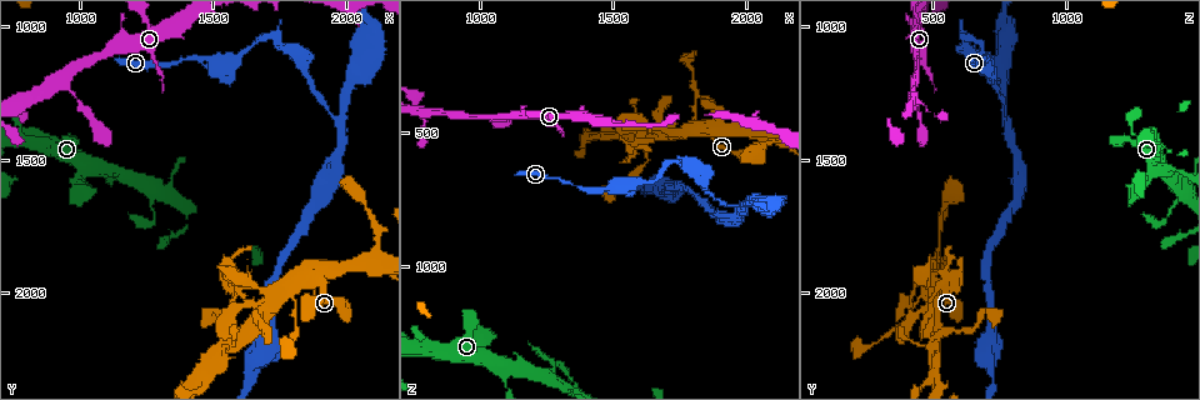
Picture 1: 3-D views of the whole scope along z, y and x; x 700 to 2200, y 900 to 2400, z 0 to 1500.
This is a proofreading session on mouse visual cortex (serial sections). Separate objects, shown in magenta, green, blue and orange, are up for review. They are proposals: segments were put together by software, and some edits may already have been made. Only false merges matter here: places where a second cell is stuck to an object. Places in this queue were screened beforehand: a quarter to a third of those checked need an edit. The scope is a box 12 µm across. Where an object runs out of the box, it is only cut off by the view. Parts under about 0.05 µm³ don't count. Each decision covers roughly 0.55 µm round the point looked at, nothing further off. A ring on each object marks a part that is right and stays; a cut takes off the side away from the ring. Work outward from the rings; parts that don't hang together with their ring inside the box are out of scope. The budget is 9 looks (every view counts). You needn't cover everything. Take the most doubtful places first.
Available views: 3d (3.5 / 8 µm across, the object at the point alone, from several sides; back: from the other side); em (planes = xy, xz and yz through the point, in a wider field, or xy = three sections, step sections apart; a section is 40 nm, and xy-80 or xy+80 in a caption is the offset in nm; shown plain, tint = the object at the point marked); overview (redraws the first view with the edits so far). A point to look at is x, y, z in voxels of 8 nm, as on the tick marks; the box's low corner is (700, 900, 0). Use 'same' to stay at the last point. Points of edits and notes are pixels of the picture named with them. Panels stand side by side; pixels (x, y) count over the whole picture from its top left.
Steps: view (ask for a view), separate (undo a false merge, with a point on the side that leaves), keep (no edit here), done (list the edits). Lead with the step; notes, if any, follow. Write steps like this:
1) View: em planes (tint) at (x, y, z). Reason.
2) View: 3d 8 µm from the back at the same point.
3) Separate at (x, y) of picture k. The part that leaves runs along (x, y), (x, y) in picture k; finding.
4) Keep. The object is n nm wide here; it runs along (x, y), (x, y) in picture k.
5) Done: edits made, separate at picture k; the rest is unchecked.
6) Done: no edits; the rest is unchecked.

View: em xy step 3 (tint) at (1970, 1350, 770). Sudden change in width.

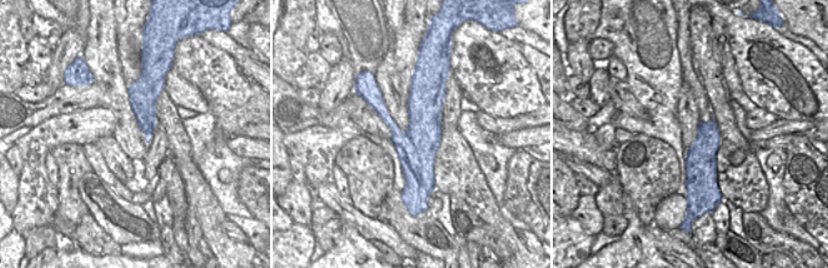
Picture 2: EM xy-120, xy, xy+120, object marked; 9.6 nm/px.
View: 3d 3.5 µm at the same point.

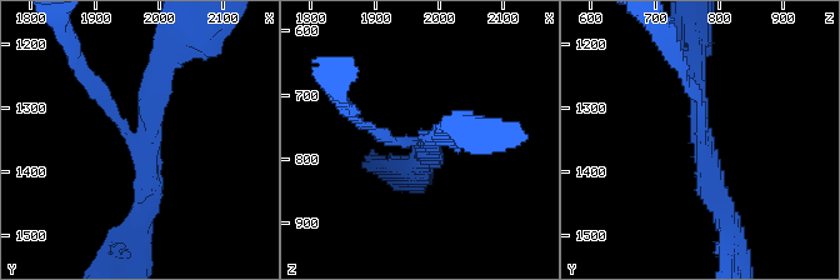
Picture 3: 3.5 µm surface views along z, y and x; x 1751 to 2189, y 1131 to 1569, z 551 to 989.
Keep. 3 arms meet here; it runs along (419, 84), (418, 179), (405, 192) in picture 2; all the same cell.

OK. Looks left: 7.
View: 3d 3.5 µm at (1840, 1960, 490). Sudden change in width.

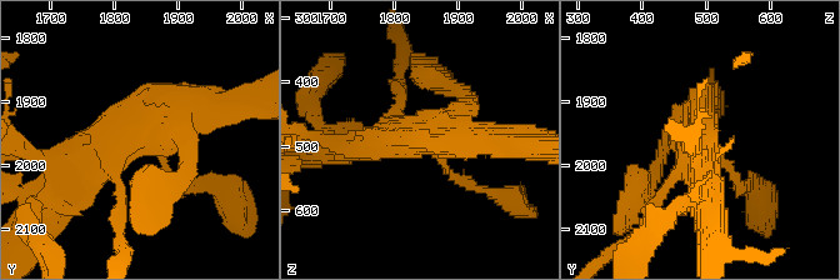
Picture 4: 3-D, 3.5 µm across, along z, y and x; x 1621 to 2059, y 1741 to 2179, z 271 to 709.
View: em planes (tint) at (1840, 1950, 485).

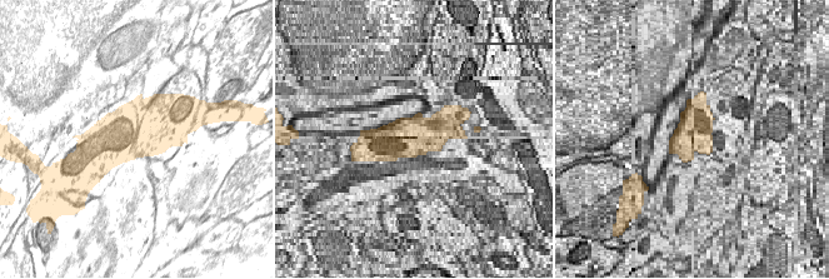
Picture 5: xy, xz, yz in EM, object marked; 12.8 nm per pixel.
Keep. It runs along (464, 180), (421, 138), (353, 148) in picture 4; all the same cell.

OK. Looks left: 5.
View: 3d 8 µm at (1600, 2000, 520). A narrow waist.

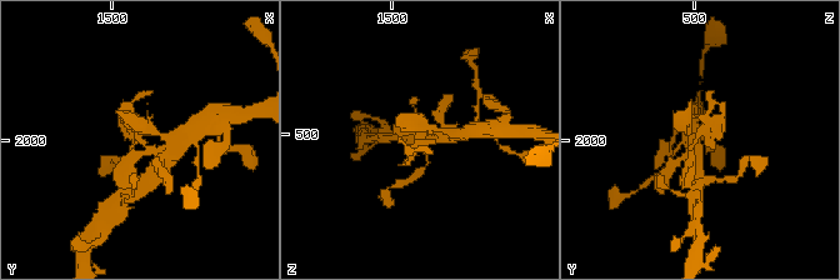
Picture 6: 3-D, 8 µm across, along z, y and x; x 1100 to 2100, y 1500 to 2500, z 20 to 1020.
View: 3d 3.5 µm at (1590, 1990, 520). Zoom in.

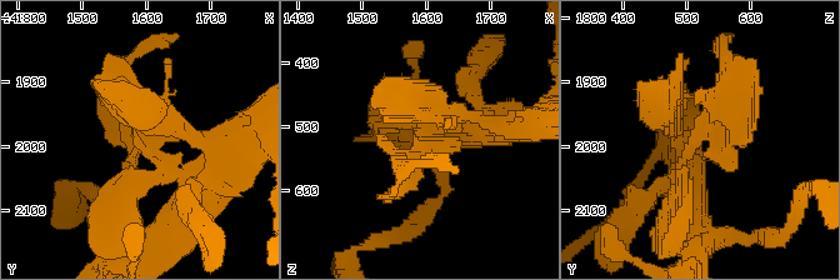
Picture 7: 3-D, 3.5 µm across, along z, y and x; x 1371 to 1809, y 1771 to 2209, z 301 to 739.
View: em xy step 5 (tint) at (1600, 2000, 510). Need the tissue.

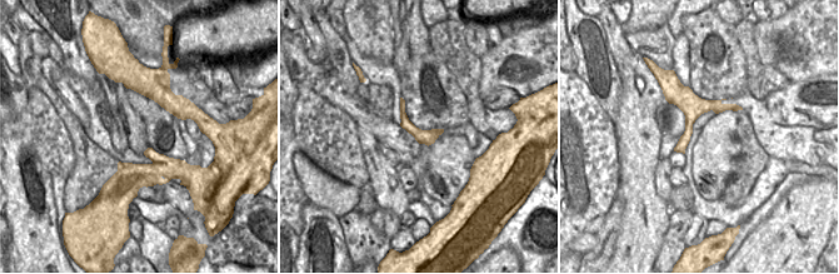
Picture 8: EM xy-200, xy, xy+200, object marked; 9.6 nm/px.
Keep. It runs along (209, 181), (125, 116) in picture 7; all the same cell.

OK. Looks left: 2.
View: 3d 8 µm at (940, 1190, 430). Sharp bend.

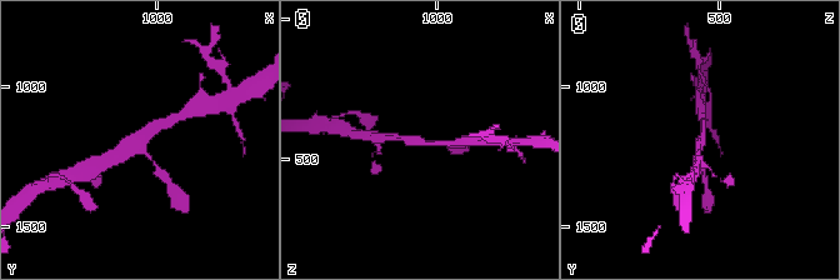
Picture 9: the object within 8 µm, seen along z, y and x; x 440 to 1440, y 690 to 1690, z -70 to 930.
View: em planes (tint) at (930, 1180, 440). 3 arms meet here; the arms are 100, 200, 250 nm wide.

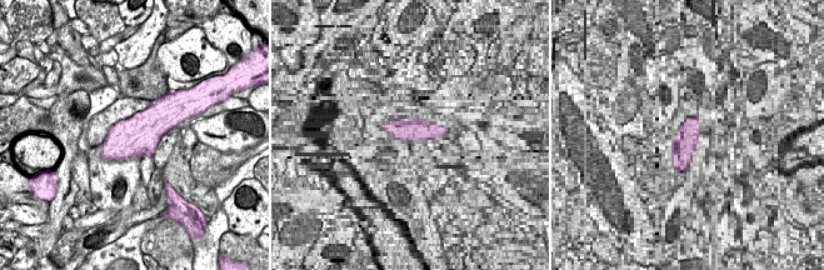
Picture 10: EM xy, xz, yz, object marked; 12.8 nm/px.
Keep. It runs along (168, 121), (106, 160) in picture 9; all the same cell.

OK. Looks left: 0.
Done: no edits; the rest is unchecked.

